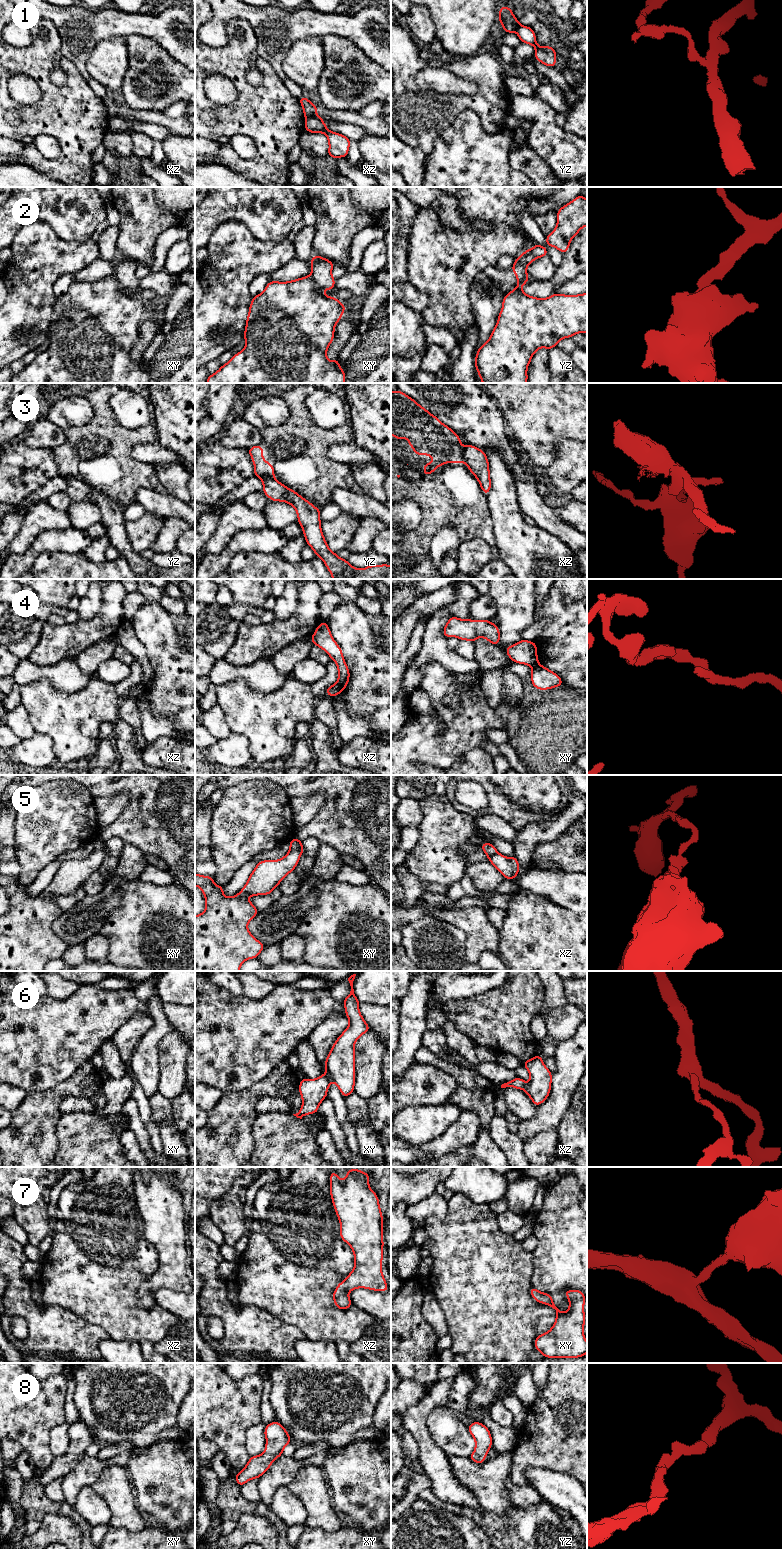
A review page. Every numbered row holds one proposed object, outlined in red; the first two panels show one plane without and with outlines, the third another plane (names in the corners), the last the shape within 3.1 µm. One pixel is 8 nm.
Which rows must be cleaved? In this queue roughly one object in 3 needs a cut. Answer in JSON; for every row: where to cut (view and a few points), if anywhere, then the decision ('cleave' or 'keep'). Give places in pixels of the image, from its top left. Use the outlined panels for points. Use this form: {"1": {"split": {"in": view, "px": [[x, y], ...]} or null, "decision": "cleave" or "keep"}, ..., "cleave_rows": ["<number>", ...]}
{"1": {"split": {"in": "xz", "px": [[314, 114], [305, 118]]}, "decision": "cleave"}, "2": {"split": {"in": "xy", "px": [[310, 275], [315, 286], [320, 291]]}, "decision": "cleave"}, "3": {"split": {"in": "xz", "px": [[465, 447], [463, 452], [464, 462]]}, "decision": "cleave"}, "4": {"split": {"in": "xz", "px": [[336, 683], [342, 691]]}, "decision": "cleave"}, "5": {"split": {"in": "xz", "px": [[497, 852], [488, 858]]}, "decision": "cleave"}, "6": {"split": {"in": "xy", "px": [[327, 1073], [331, 1080]]}, "decision": "cleave"}, "7": {"split": null, "decision": "keep"}, "8": {"split": null, "decision": "keep"}, "cleave_rows": ["1", "2", "3", "4", "5", "6"]}

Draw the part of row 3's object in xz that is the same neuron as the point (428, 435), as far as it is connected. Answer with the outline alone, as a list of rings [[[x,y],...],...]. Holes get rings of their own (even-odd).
[[[400,390],[391,391],[391,435],[395,439],[409,439],[408,445],[415,449],[413,454],[433,458],[432,463],[424,465],[424,475],[431,475],[437,467],[445,463],[465,463],[463,457],[465,447],[458,434]]]

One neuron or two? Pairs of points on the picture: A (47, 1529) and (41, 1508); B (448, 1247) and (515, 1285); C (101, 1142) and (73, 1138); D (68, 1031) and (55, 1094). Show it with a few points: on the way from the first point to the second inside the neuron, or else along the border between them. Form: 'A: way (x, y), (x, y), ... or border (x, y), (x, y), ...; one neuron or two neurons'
A: border (68, 1517), (47, 1514), (40, 1527), (28, 1534); two neurons
B: way (465, 1254), (498, 1285); one neuron
C: way (94, 1142), (87, 1142), (80, 1138); one neuron
D: border (75, 1070), (53, 1087), (42, 1091), (34, 1091); two neurons

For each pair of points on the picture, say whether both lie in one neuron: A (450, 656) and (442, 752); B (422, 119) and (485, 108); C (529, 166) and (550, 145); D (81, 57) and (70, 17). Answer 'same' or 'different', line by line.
A: different
B: same
C: different
D: same

